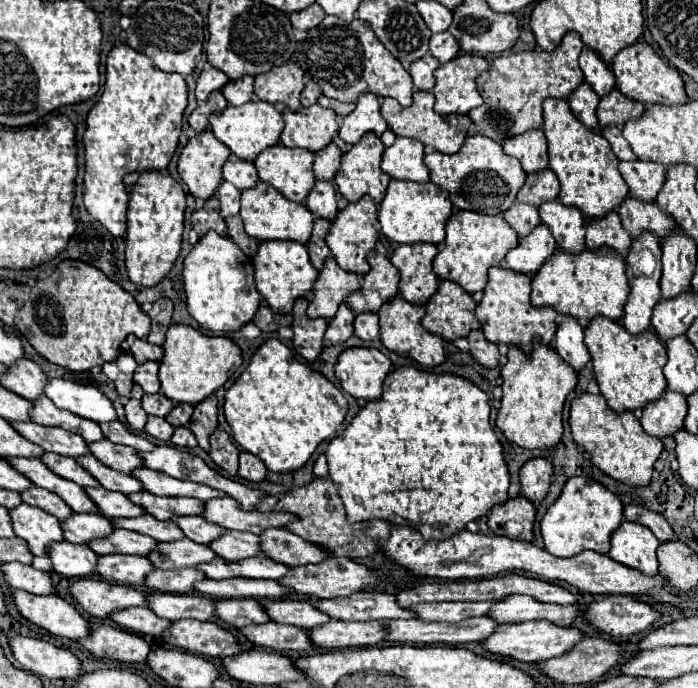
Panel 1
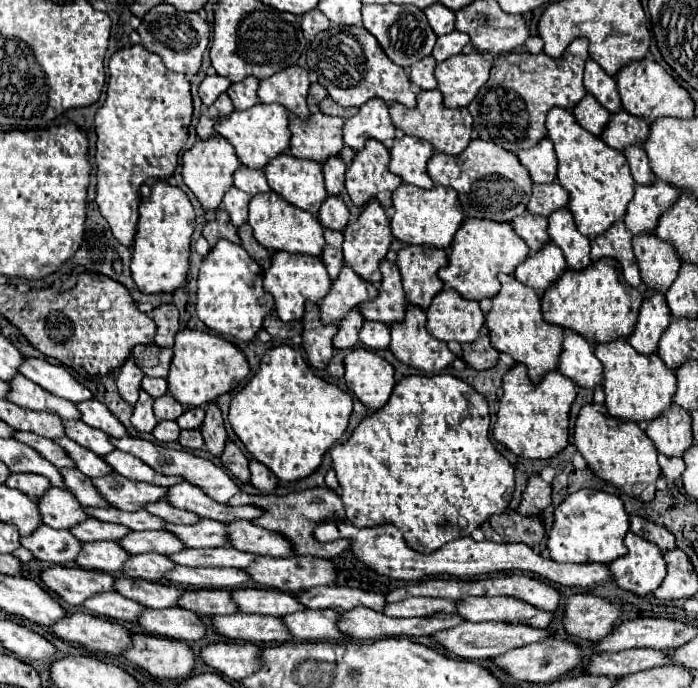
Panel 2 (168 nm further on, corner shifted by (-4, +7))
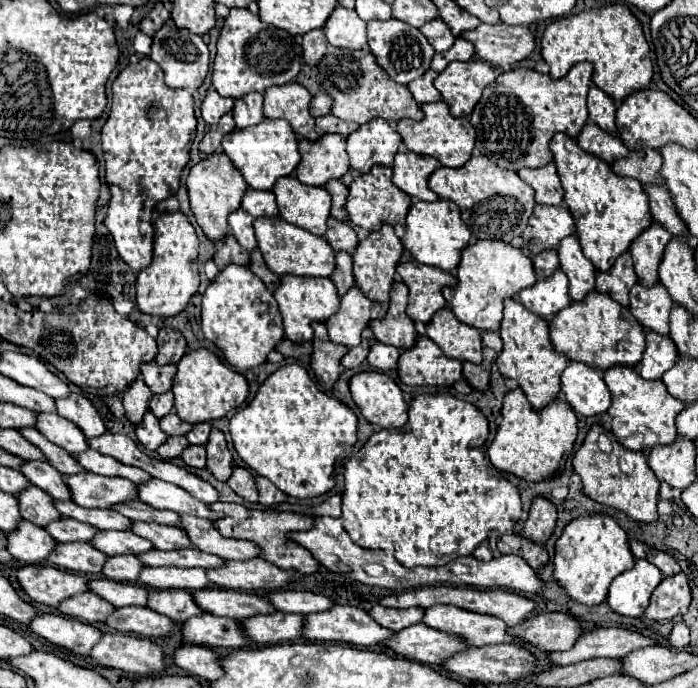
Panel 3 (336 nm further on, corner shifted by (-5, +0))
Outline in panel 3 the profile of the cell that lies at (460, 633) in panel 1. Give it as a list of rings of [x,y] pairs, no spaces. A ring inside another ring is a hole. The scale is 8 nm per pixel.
[[[336,604],[326,612],[310,614],[304,624],[304,636],[318,642],[338,642],[368,648],[390,640],[396,636],[396,632],[376,624],[366,610]]]

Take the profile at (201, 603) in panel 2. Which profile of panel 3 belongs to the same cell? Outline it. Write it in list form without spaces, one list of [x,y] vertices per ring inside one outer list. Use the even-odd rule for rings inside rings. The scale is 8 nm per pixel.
[[[152,590],[148,606],[170,616],[174,622],[186,622],[192,616],[204,614],[194,596],[186,590]]]

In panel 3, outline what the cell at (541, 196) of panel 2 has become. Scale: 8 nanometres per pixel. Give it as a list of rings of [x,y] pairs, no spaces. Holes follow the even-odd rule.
[[[536,204],[534,214],[522,232],[522,238],[526,240],[530,256],[534,256],[534,252],[556,248],[564,236],[570,236],[574,232],[574,220],[566,206]]]

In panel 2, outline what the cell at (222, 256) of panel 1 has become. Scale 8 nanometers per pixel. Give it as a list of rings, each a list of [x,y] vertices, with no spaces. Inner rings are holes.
[[[221,239],[203,259],[197,285],[197,315],[211,331],[219,335],[253,341],[263,329],[263,319],[273,309],[273,295],[263,287],[263,269],[241,245],[225,239]]]

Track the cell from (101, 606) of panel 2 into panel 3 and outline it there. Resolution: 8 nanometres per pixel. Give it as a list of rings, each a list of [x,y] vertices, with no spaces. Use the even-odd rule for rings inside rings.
[[[82,592],[78,596],[72,596],[70,600],[64,600],[58,610],[66,616],[78,618],[82,622],[106,622],[106,618],[110,614],[114,614],[114,606],[106,600],[102,600],[100,596],[94,596],[94,592]]]

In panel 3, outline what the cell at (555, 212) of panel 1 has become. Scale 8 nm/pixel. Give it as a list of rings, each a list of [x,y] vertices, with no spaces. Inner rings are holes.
[[[574,234],[560,240],[558,256],[560,256],[560,270],[570,280],[570,298],[582,300],[588,292],[594,290],[594,264],[586,260]]]

